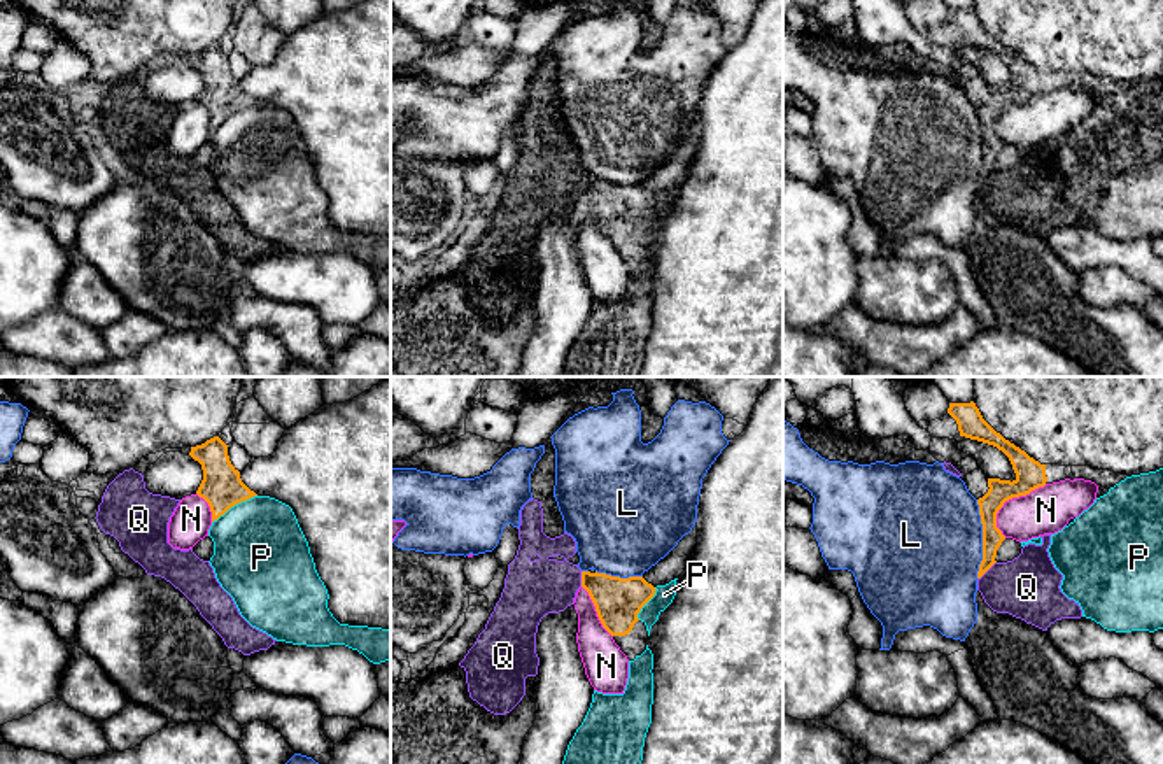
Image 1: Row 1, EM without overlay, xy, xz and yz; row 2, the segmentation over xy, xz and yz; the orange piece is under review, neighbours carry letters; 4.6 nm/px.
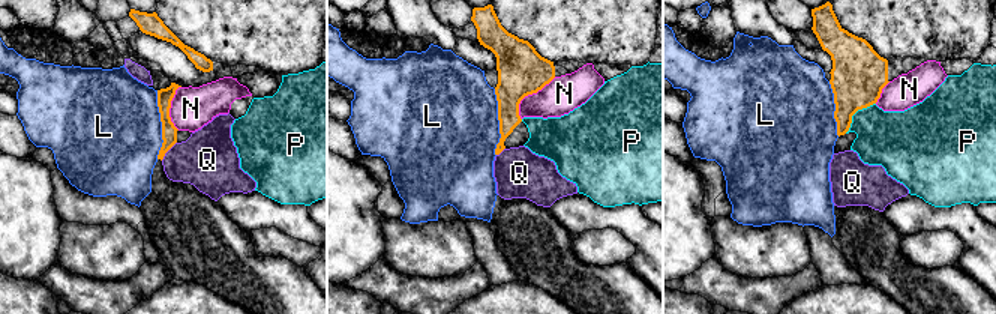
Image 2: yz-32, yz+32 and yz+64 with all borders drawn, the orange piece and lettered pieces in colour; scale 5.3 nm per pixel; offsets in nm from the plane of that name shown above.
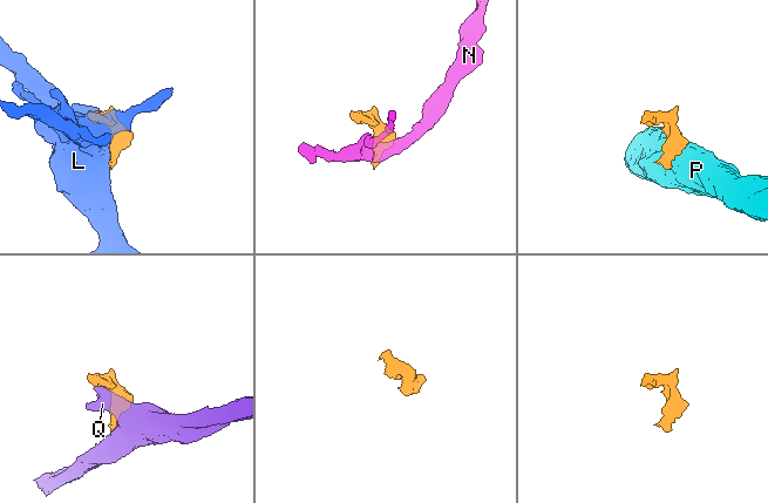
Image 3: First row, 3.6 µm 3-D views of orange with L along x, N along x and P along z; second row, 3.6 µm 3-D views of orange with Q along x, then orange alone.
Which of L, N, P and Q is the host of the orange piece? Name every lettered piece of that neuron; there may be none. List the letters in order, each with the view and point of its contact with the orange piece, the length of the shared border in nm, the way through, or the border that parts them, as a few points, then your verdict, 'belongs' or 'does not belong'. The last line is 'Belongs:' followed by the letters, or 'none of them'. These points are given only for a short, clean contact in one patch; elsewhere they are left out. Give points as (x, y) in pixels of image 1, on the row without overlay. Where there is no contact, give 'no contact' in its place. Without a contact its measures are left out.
L: meets orange in yz at (983, 146); contact 360 nm long; does not belong
N: meets orange in yz at (1007, 107); contact 320 nm long; does not belong
P: meets orange in xy at (233, 113); contact 240 nm long; border along xy (256, 102), (232, 113), (212, 130); does not belong
Q: meets orange in yz at (986, 177); contact 120 nm long; belongs
Belongs: Q

